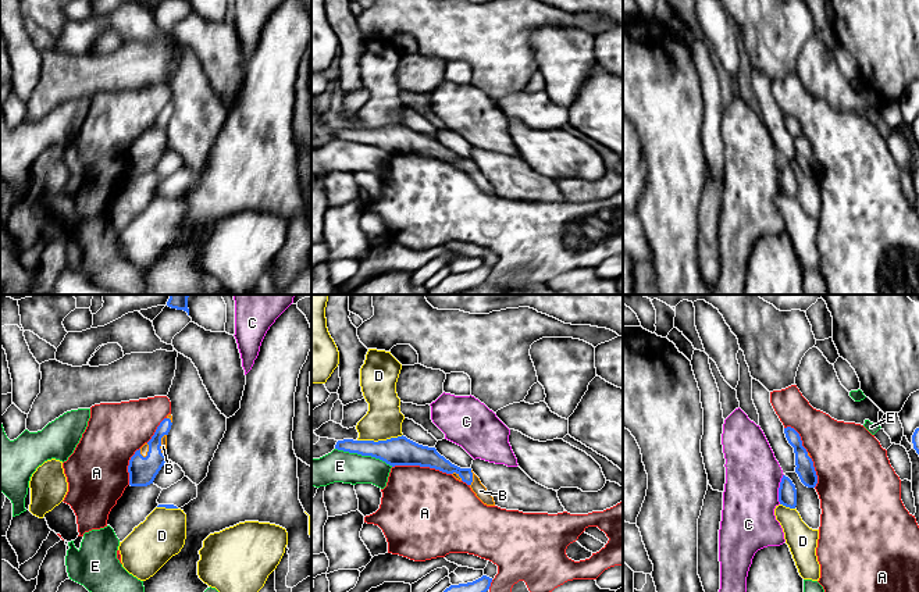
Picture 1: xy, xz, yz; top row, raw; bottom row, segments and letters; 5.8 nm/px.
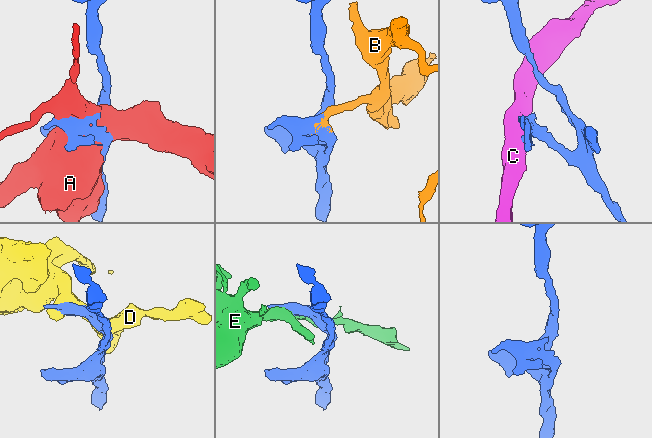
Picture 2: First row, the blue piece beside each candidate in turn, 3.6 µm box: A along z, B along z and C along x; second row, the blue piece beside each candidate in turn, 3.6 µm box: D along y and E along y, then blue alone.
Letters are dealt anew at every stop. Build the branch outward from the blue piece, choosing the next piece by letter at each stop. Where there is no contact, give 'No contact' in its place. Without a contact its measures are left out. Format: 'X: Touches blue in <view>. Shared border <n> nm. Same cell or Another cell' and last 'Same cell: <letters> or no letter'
A: Touches blue in xz. Shared border 340 nm. Another cell
B: Touches blue in xz. Shared border 100 nm. Another cell
C: Touches blue in yz. Shared border 180 nm. Another cell
D: Touches blue in xz. Shared border 260 nm. Another cell
E: Touches blue in xz. Shared border 360 nm. Another cell
Same cell: no letter

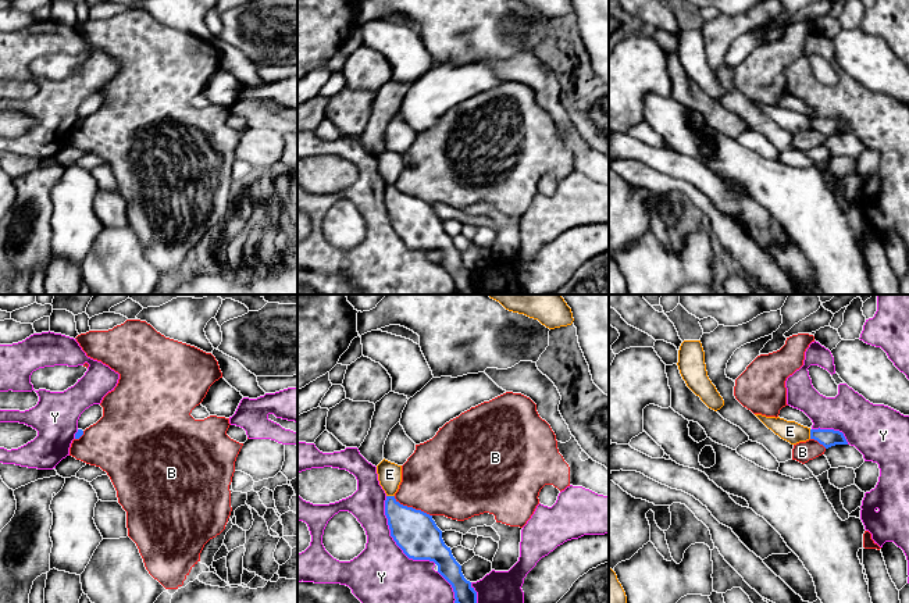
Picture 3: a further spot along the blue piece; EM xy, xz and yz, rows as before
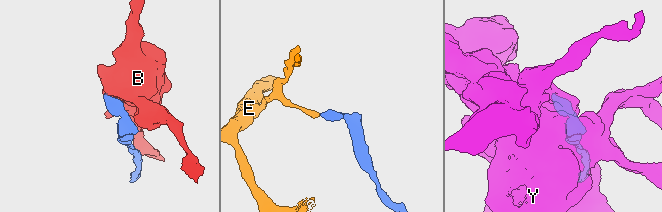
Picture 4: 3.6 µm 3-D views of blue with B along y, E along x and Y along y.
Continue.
B: Touches blue in xz. Shared border 260 nm. Another cell
E: Touches blue in yz. Shared border 60 nm. Another cell
Y: Touches blue in xz. Shared border 480 nm. Another cell
Same cell: no letter

